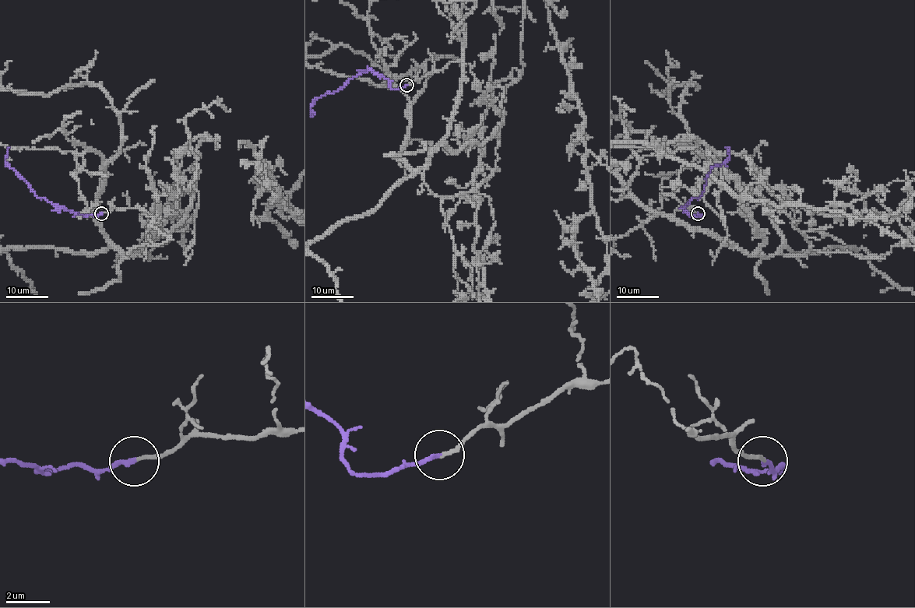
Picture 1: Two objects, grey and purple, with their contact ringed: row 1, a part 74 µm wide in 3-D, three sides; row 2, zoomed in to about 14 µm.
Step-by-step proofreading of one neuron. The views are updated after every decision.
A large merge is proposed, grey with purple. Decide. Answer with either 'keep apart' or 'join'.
join

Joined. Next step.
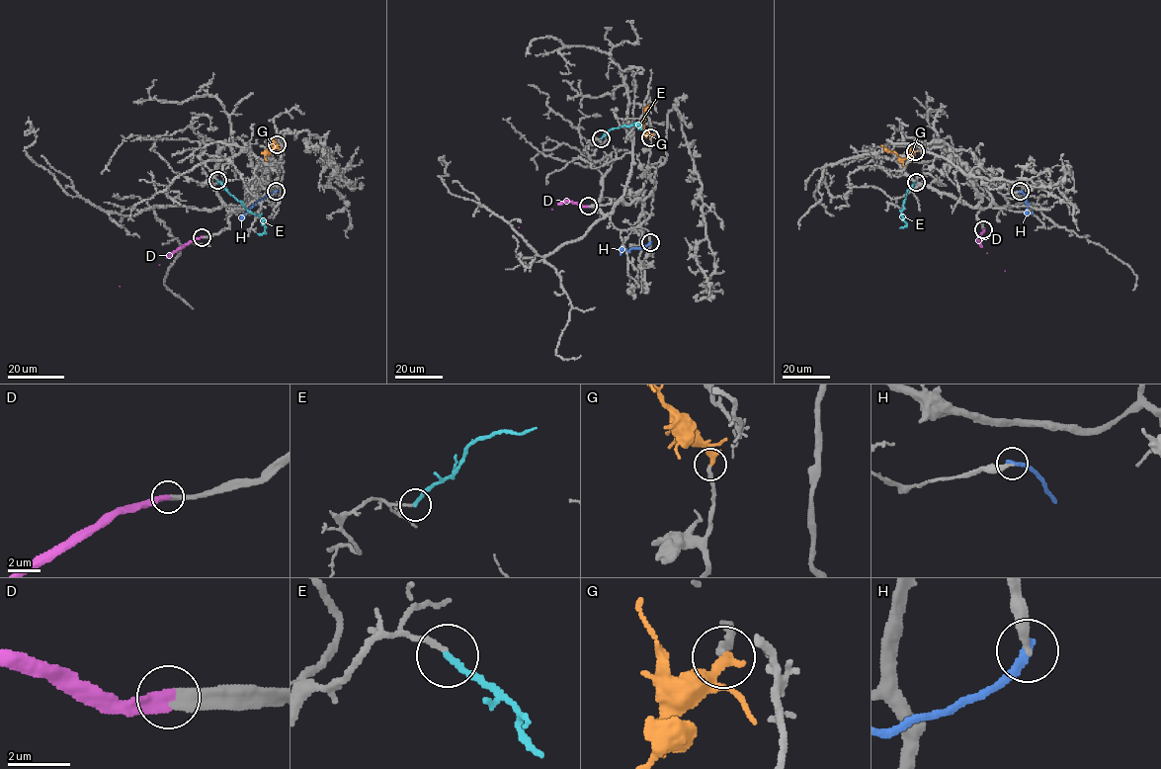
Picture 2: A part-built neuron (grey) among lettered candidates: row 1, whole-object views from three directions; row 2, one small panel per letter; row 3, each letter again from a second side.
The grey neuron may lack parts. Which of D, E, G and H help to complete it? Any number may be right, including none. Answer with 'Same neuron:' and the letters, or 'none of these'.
Same neuron: D, G

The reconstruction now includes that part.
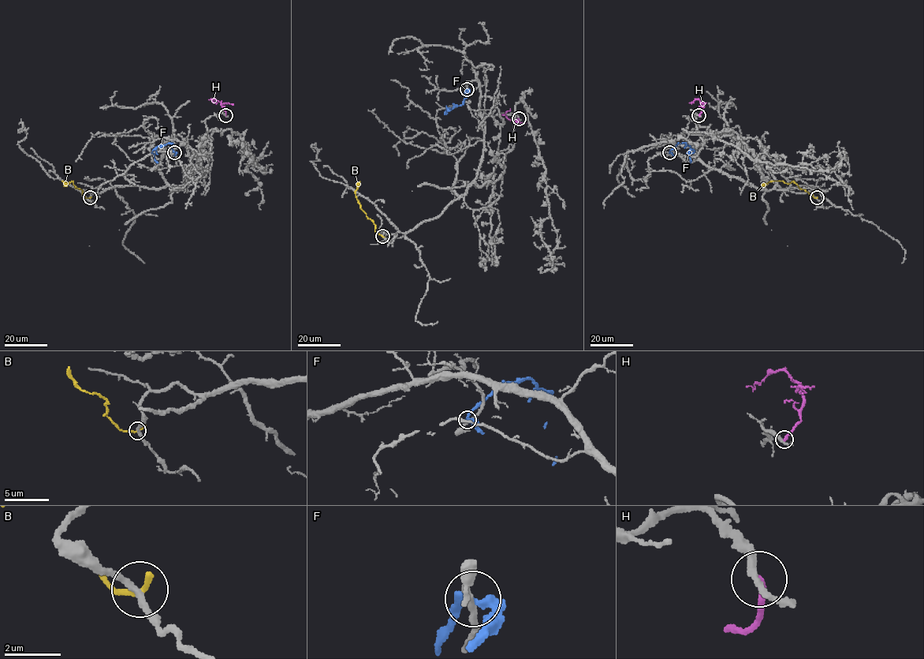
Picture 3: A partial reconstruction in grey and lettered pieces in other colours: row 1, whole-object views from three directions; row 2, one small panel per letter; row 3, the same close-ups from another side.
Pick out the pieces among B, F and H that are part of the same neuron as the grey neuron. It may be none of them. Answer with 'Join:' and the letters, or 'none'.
Join: none

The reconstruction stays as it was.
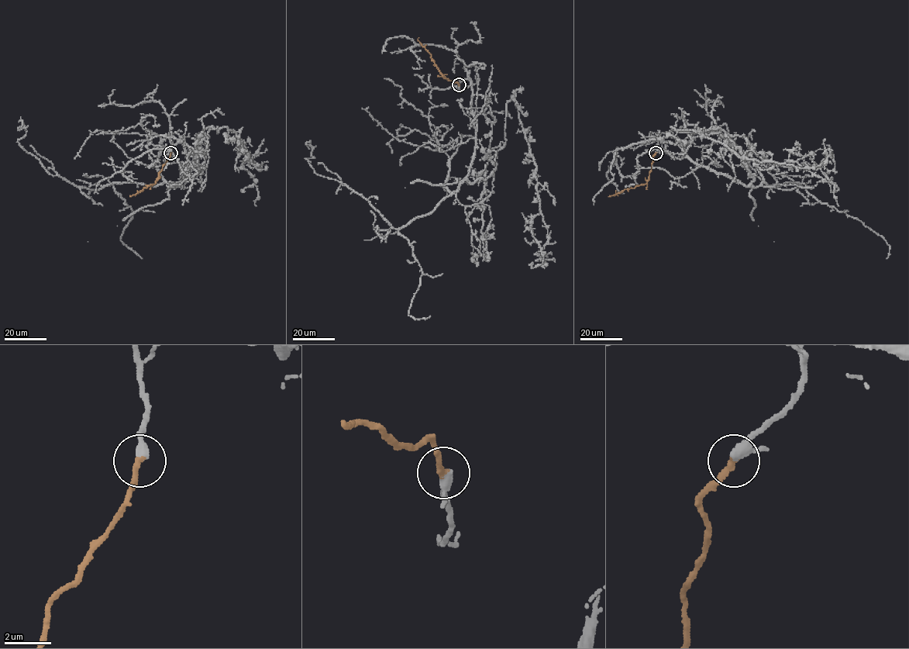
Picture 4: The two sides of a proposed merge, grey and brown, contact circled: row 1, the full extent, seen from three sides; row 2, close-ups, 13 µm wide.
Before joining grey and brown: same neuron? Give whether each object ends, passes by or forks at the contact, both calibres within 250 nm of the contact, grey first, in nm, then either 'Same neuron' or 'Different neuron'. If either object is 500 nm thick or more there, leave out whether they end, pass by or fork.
At the ring grey passes by. At the ring brown ends. Thickness 320 nm (grey) against 280 nm. Same neuron

